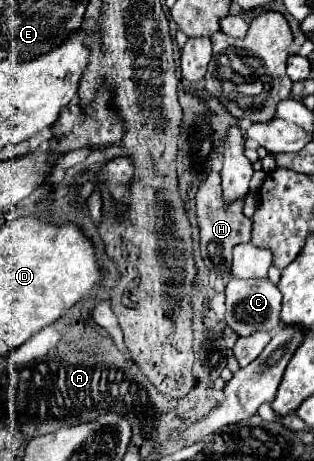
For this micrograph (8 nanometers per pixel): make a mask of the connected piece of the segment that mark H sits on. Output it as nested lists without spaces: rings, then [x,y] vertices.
[[[211,170],[197,190],[195,204],[197,204],[197,222],[201,228],[201,242],[199,242],[201,256],[211,274],[227,276],[231,272],[231,250],[241,242],[249,242],[251,238],[251,220],[243,214],[245,198],[227,202],[221,190],[221,176]]]

